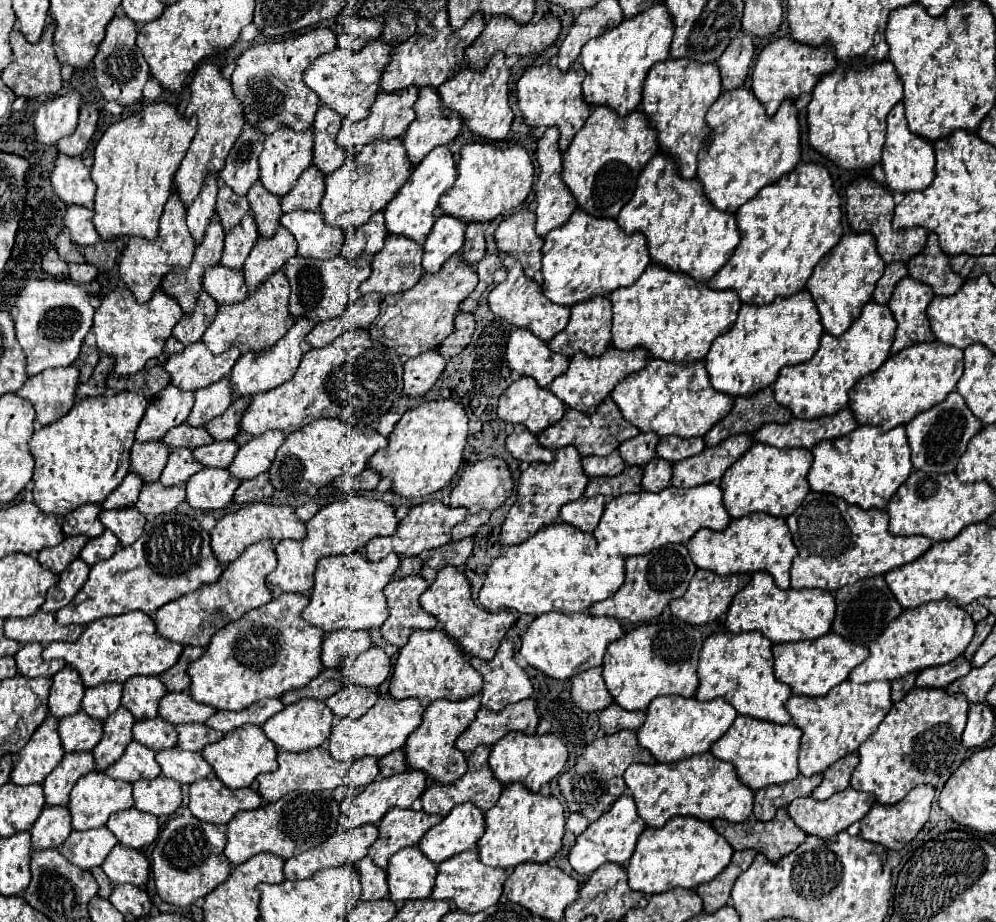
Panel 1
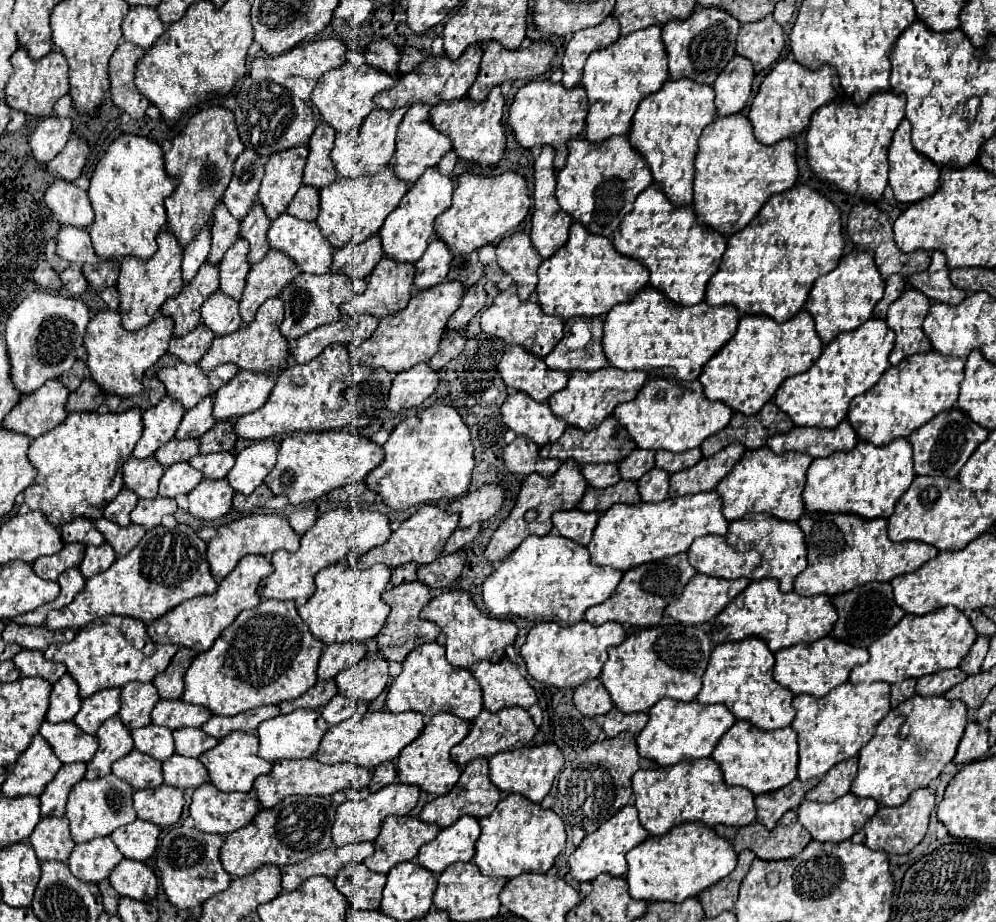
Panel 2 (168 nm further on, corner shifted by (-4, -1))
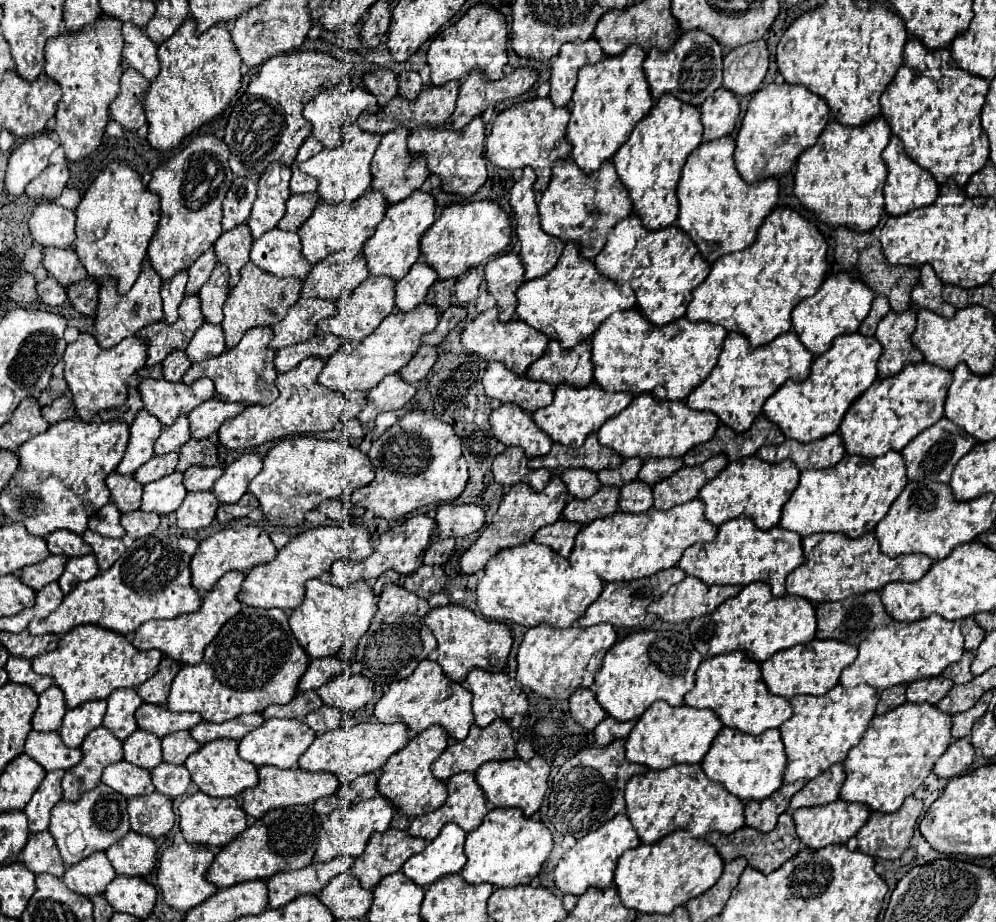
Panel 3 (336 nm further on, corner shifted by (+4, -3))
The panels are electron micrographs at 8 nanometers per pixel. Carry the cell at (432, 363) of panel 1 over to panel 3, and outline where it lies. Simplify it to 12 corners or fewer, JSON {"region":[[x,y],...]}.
{"region":[[398,374],[386,376],[358,414],[370,422],[380,412],[410,402],[416,388]]}

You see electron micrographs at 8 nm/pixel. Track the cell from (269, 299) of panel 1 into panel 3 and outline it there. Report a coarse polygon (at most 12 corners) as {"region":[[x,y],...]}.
{"region":[[270,328],[192,364],[182,382],[206,376],[222,402],[270,404],[278,396]]}

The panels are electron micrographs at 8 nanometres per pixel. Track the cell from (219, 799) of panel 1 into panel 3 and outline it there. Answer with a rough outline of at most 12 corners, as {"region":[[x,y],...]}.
{"region":[[188,796],[180,830],[190,844],[224,848],[248,828],[234,798]]}

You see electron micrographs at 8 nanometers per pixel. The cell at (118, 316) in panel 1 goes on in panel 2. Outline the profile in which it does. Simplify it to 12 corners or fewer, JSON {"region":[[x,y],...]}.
{"region":[[120,310],[90,320],[84,346],[96,384],[140,394],[168,350],[172,318],[130,332]]}

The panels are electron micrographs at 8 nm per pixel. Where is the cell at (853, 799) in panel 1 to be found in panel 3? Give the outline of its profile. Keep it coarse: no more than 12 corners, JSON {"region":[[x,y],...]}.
{"region":[[844,800],[796,810],[804,846],[846,844],[870,810]]}

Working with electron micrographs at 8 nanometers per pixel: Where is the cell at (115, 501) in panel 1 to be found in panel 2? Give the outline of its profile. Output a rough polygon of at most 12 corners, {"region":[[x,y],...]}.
{"region":[[130,488],[104,508],[104,518],[130,524],[138,496]]}

